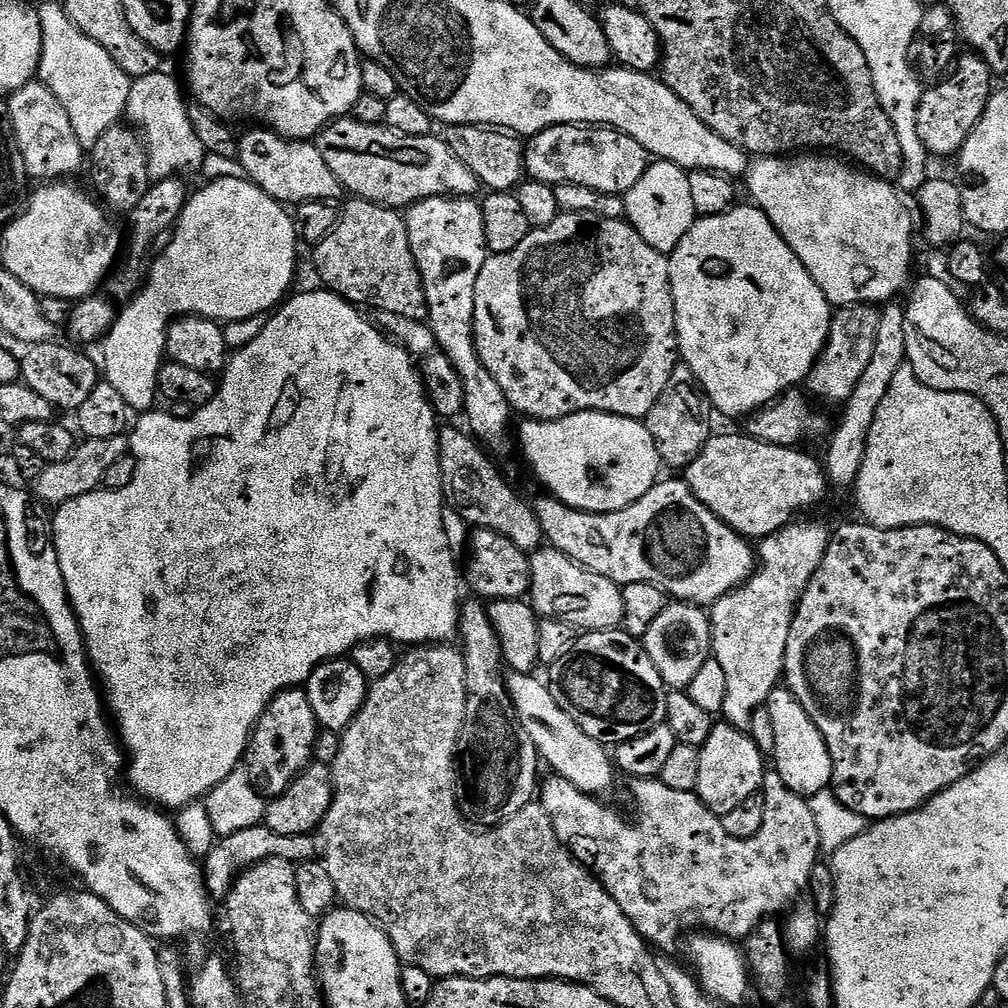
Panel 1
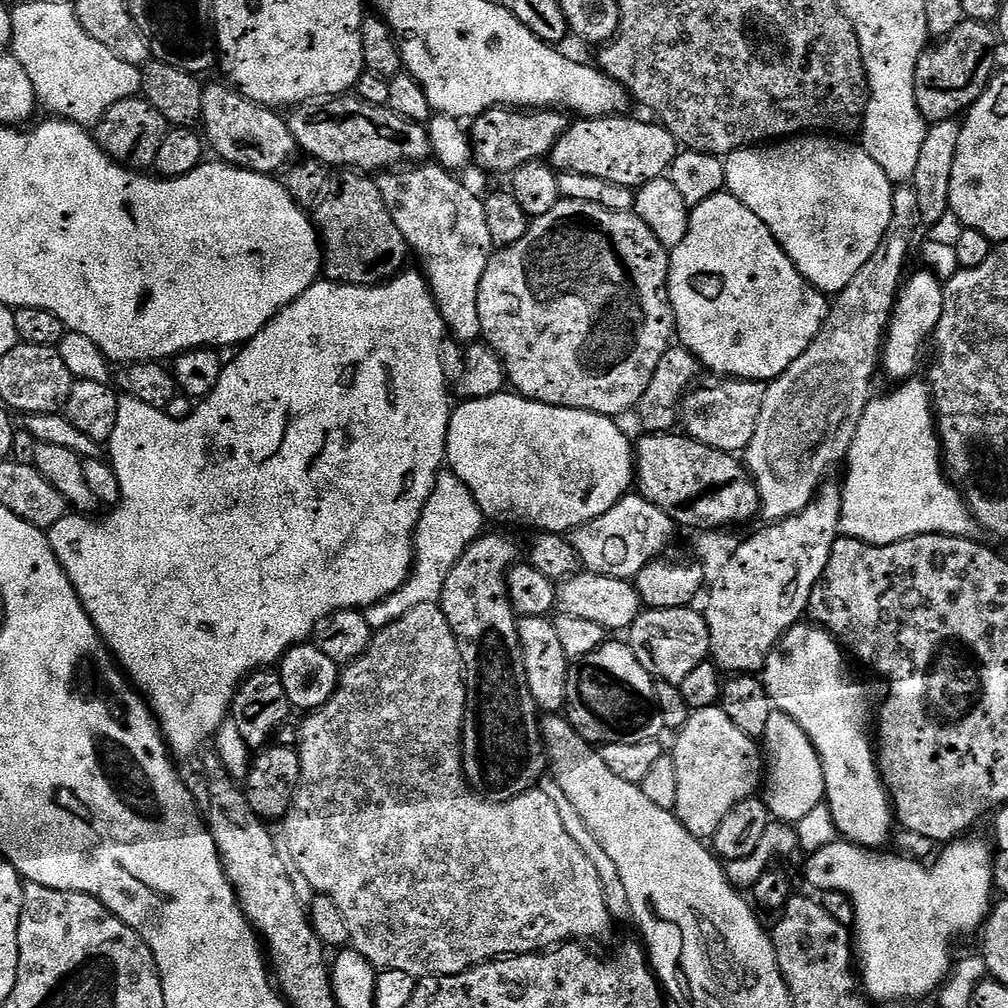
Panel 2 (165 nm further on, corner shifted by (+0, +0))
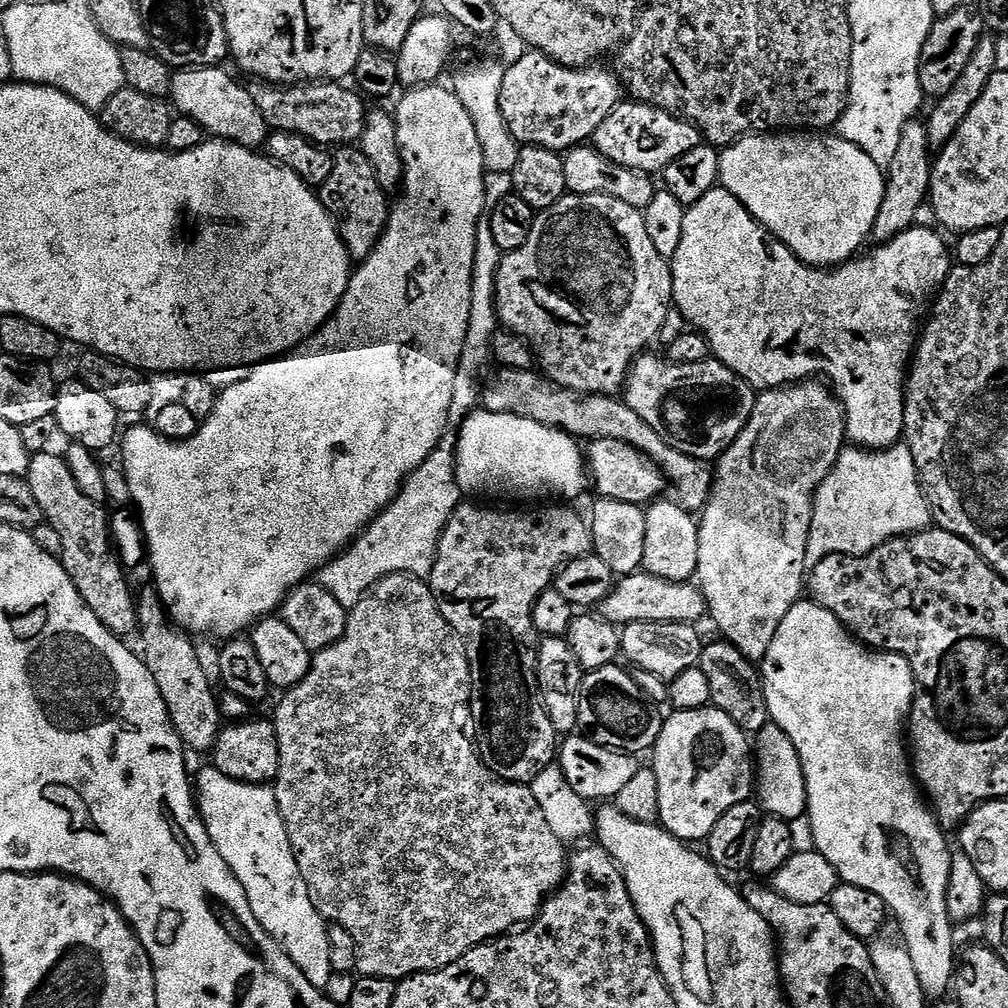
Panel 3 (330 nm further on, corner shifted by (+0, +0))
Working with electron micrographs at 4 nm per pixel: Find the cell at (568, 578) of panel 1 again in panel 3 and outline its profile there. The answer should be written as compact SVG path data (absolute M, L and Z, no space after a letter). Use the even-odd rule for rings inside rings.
M637 570L631 576L621 576L617 579L612 593L598 605L599 615L617 626L633 624L634 622L666 622L667 624L691 624L696 620L705 619L708 612L708 601L704 593L695 583L680 583L664 581L648 572Z

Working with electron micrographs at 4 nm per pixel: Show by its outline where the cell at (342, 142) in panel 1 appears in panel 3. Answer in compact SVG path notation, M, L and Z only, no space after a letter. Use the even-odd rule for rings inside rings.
M252 82L247 90L269 129L302 134L321 146L348 146L364 133L366 107L359 91L344 87L348 86L340 82L301 82L291 86Z

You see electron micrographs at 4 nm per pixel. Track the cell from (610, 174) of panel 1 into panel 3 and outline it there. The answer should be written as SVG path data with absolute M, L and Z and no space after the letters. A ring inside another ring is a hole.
M621 102L610 118L598 126L591 143L603 156L610 158L610 162L618 162L618 166L660 174L666 166L670 166L670 162L674 162L674 158L682 158L682 154L697 148L702 143L702 137L691 122L679 120L666 110L639 102Z

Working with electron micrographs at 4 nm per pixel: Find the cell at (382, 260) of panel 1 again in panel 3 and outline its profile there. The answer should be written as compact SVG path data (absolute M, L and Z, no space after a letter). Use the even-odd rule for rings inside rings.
M344 146L333 155L334 170L330 178L318 189L325 210L336 222L342 242L353 261L363 262L378 246L385 228L388 227L390 196L378 182L370 158L359 146Z

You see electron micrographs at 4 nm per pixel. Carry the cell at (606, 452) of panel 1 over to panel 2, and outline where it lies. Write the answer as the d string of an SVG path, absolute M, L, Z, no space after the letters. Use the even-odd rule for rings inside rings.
M505 390L494 394L490 398L478 398L457 403L451 409L448 418L448 437L446 438L447 467L461 482L468 487L468 493L474 498L474 502L480 507L481 512L489 521L505 520L508 524L525 524L528 528L536 528L540 532L571 533L574 528L581 528L586 522L606 514L619 500L629 495L636 479L636 458L634 444L628 436L619 428L617 421L611 416L603 416L597 412L578 410L577 408L559 408L553 404L539 404L537 400L527 400L512 390Z

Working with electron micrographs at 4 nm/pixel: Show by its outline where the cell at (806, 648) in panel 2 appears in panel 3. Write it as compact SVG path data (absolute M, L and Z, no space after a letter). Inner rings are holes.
M801 602L795 604L790 614L786 614L786 618L782 618L782 626L778 626L778 634L774 634L774 642L770 642L770 650L766 650L766 658L759 665L759 670L764 681L766 706L771 723L785 731L801 760L805 784L808 787L806 815L810 820L810 826L813 827L815 851L820 852L822 858L826 858L834 866L837 877L843 883L874 890L874 894L882 897L882 902L886 902L891 915L895 919L896 916L900 919L900 932L904 935L902 943L908 949L910 959L914 961L914 970L918 973L918 982L922 982L925 996L932 1002L945 999L953 987L958 967L958 947L952 937L954 923L947 912L947 888L950 886L954 852L948 849L948 840L944 837L947 836L945 829L941 828L940 821L926 807L926 800L918 787L914 768L910 763L910 752L906 747L906 721L912 710L912 702L918 695L916 676L912 673L912 661L900 655L899 652L881 652L861 644L841 624L837 616L830 614L830 610L815 602Z

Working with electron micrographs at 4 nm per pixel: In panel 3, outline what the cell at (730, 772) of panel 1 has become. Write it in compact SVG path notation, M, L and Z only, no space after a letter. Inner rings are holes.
M709 706L685 712L673 711L671 715L672 717L669 715L665 719L656 746L650 752L650 766L658 778L659 823L669 834L680 840L704 842L707 841L710 830L714 830L718 818L722 818L722 814L726 814L730 806L738 806L738 802L753 799L754 748L749 733L742 731L728 715L717 708Z

